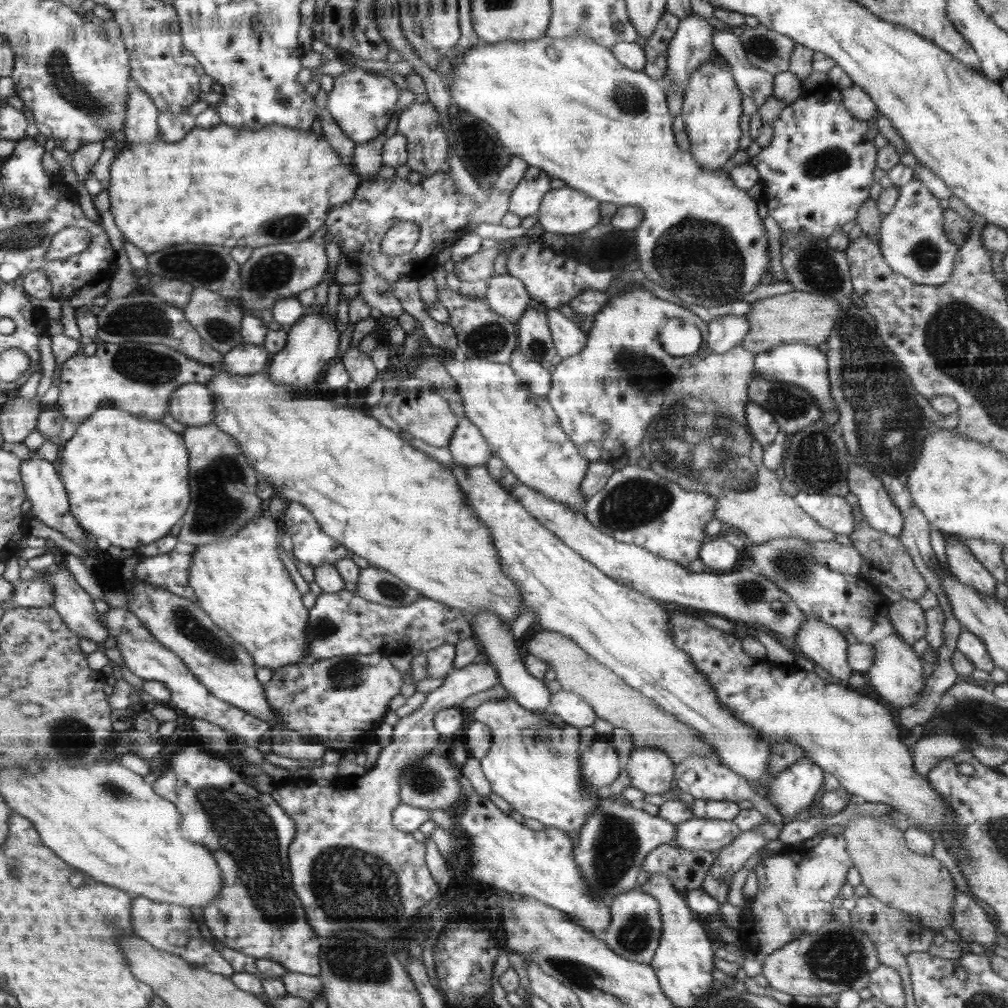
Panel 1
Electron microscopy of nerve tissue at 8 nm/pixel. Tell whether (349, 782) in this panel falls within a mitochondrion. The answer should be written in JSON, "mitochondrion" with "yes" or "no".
{"mitochondrion":"no"}

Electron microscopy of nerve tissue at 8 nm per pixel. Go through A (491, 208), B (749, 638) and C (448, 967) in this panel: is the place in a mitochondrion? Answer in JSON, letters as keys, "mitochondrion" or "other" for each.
{"A":"other","B":"other","C":"other"}

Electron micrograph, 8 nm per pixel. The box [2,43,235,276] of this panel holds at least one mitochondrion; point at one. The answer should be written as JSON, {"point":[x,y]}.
{"point":[80,97]}

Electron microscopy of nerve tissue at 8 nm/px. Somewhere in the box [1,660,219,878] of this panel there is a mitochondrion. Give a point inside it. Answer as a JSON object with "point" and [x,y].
{"point":[72,738]}

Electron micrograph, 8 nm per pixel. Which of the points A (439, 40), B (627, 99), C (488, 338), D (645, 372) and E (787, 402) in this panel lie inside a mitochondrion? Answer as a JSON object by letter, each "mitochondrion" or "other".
{"A":"other","B":"mitochondrion","C":"mitochondrion","D":"mitochondrion","E":"mitochondrion"}

